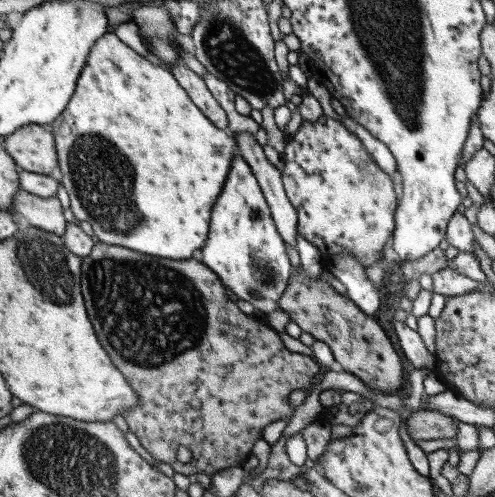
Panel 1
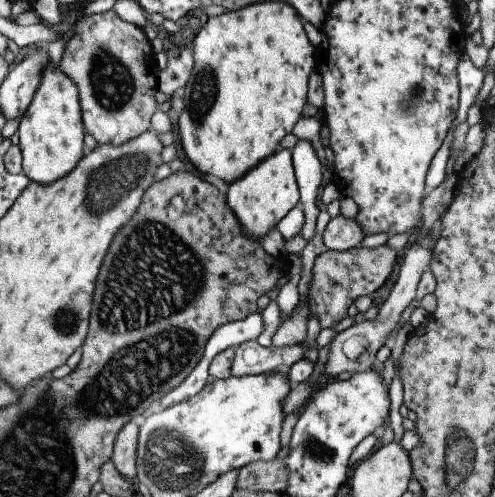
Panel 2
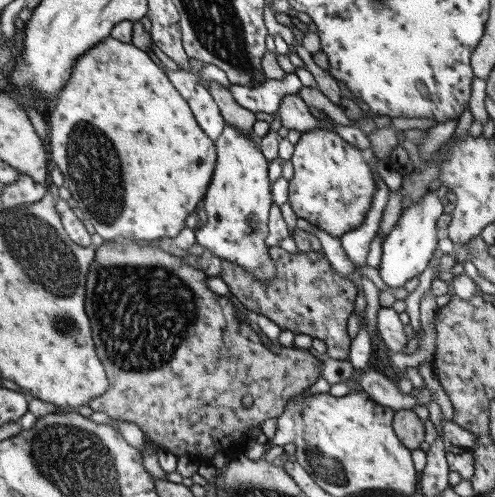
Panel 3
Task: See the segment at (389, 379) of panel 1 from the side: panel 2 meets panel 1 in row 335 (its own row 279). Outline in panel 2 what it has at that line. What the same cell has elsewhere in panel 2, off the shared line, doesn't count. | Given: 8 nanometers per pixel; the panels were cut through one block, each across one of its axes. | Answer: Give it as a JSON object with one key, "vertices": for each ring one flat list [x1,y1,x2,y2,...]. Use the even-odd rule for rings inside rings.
{"vertices":[[379,246,373,250,367,248,351,248,347,252,323,252,313,260,311,266,311,282,307,288,307,310,309,318,315,316,319,320,321,330,331,328,339,320,347,316,347,308,359,298,369,296,375,292,389,276,391,268,395,264,395,250,389,250,387,246]]}

